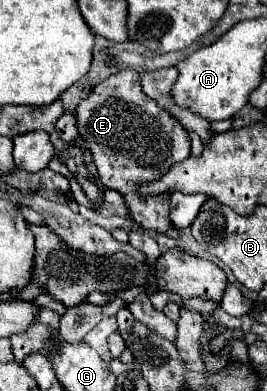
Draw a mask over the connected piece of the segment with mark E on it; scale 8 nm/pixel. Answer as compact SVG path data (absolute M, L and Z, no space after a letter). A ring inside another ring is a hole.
M133 70L117 72L105 82L97 84L93 92L81 100L73 114L77 118L79 138L89 148L103 186L117 190L127 198L133 222L141 224L145 230L157 230L175 236L167 210L169 192L165 196L155 196L141 202L135 184L161 178L161 174L165 174L173 164L191 154L191 144L181 124L163 108L159 108L155 100L143 94L139 76Z

